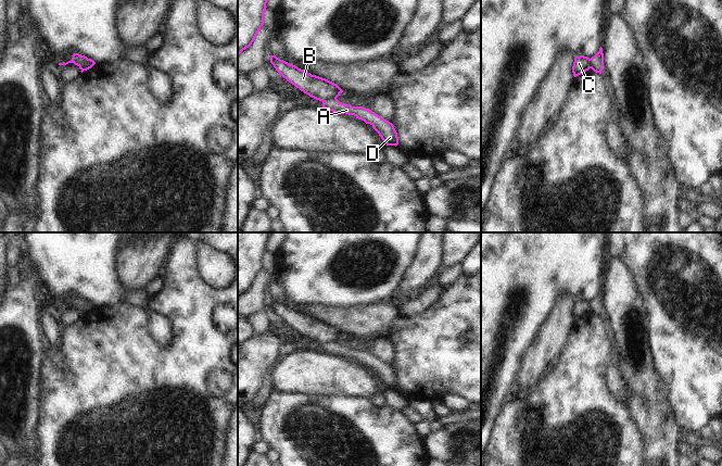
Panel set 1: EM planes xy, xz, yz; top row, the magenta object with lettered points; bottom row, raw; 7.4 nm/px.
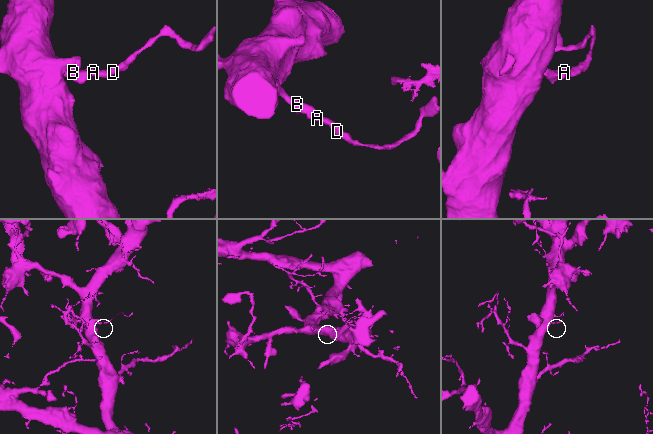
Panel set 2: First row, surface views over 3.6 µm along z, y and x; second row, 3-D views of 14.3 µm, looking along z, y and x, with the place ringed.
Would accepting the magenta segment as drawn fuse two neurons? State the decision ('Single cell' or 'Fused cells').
Fused cells

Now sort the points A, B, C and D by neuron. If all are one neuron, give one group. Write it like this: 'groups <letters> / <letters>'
groups A D / B C

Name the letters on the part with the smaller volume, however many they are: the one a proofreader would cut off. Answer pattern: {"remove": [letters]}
{"remove": ["A", "D"]}

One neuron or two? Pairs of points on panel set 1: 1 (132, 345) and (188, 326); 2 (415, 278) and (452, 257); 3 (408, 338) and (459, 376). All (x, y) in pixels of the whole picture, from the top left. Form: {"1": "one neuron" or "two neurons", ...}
{"1": "one neuron", "2": "two neurons", "3": "one neuron"}

